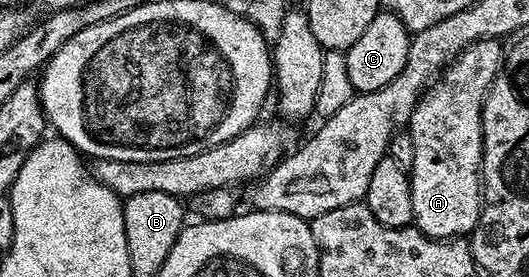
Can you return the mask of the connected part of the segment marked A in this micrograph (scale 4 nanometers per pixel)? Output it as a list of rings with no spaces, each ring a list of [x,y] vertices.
[[[500,40],[477,41],[468,45],[453,62],[445,66],[441,76],[426,88],[415,107],[407,132],[415,145],[415,159],[409,173],[413,225],[429,237],[461,239],[472,234],[481,214],[483,186],[481,183],[481,155],[485,152],[481,112],[491,83],[501,70],[503,45]]]

